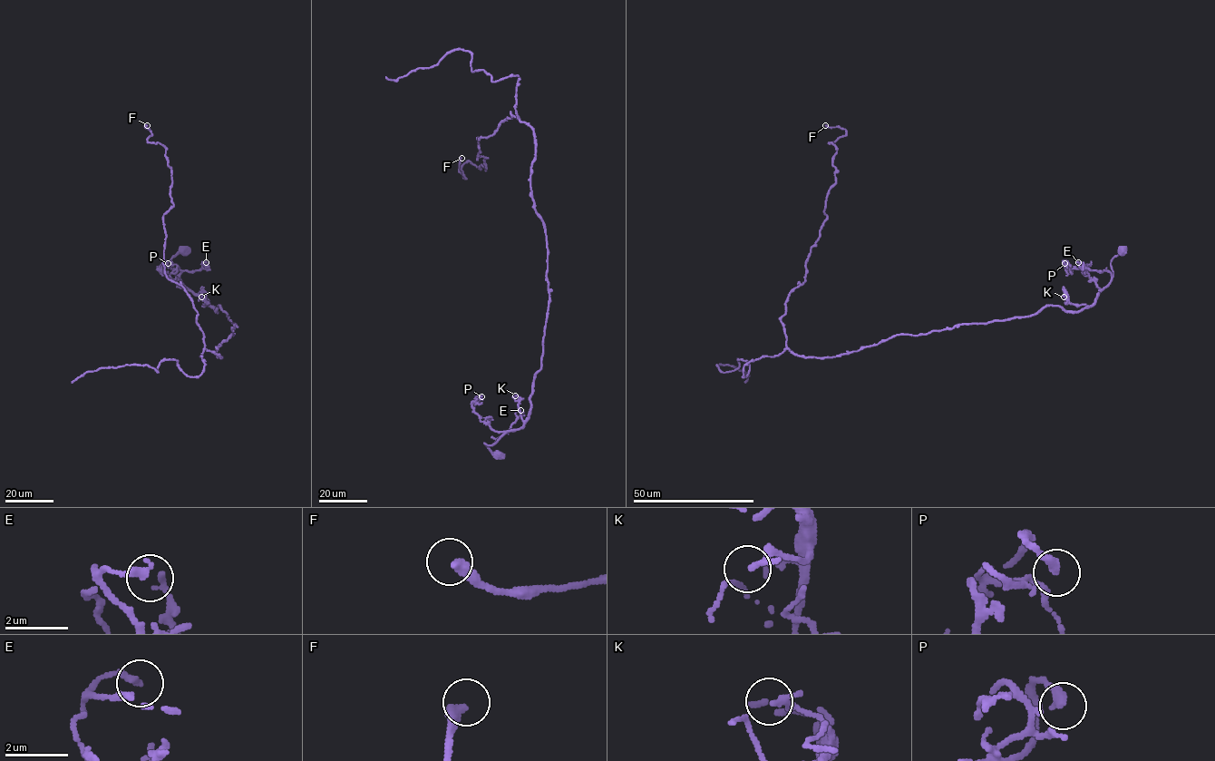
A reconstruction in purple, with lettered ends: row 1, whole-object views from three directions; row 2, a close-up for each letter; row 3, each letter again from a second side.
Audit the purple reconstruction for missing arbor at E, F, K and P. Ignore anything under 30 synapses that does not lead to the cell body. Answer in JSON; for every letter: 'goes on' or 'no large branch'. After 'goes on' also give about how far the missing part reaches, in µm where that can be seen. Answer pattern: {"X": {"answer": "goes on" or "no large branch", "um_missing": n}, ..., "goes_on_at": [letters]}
{"E": {"answer": "no large branch"}, "F": {"answer": "no large branch"}, "K": {"answer": "no large branch"}, "P": {"answer": "no large branch"}, "goes_on_at": []}

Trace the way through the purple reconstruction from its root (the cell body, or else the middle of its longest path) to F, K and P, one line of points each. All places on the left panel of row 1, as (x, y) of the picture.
F: (183, 249), (172, 270), (235, 324), (220, 358), (164, 270), (172, 180), (147, 125)
K: (183, 249), (170, 260), (170, 268), (189, 289), (202, 295), (209, 306), (204, 304), (206, 296), (201, 297)
P: (183, 249), (170, 260), (170, 268), (189, 290), (181, 288), (174, 279), (158, 268), (165, 260), (168, 263)

